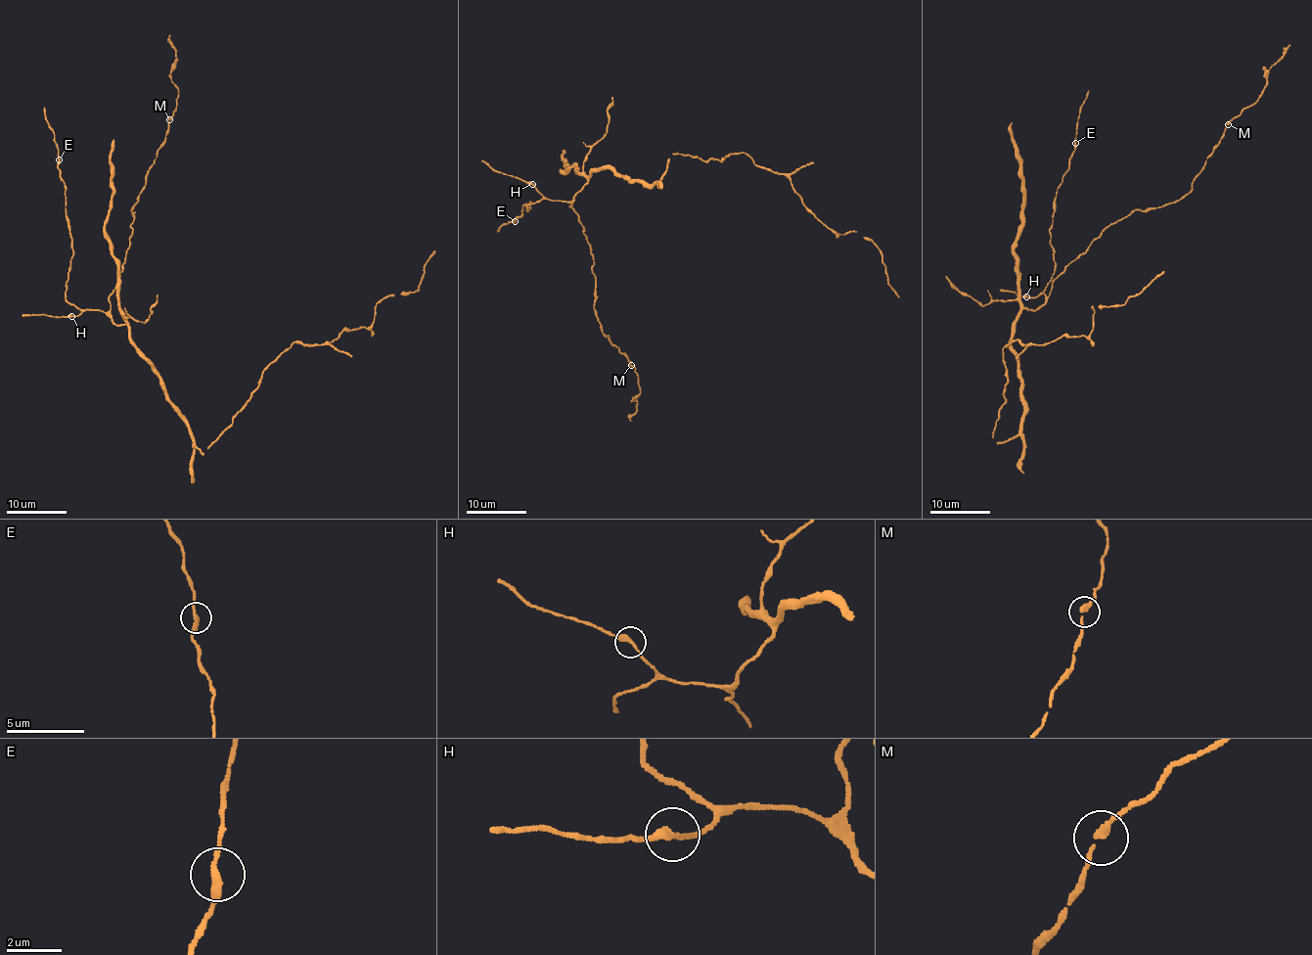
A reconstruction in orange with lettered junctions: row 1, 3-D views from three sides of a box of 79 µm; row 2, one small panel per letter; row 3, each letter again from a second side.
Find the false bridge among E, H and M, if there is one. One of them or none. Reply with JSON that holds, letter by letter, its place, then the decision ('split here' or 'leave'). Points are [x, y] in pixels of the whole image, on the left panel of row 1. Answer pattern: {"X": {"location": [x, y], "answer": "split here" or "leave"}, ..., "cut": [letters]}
{"E": {"location": [59, 159], "answer": "leave"}, "H": {"location": [71, 316], "answer": "leave"}, "M": {"location": [169, 119], "answer": "leave"}, "cut": []}

